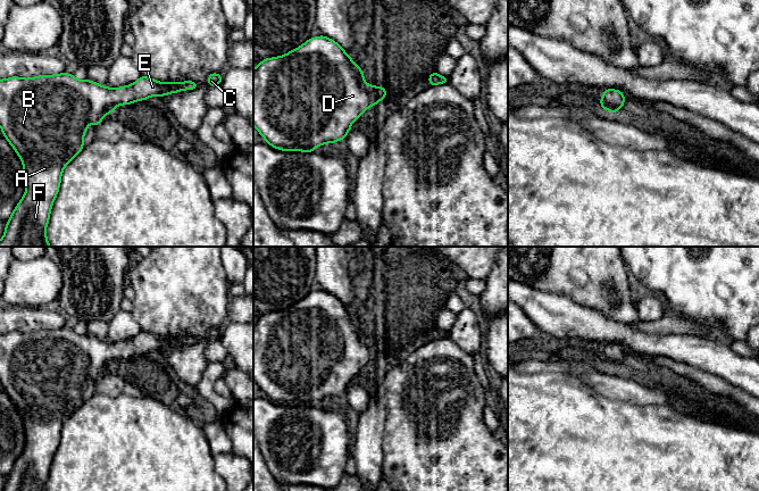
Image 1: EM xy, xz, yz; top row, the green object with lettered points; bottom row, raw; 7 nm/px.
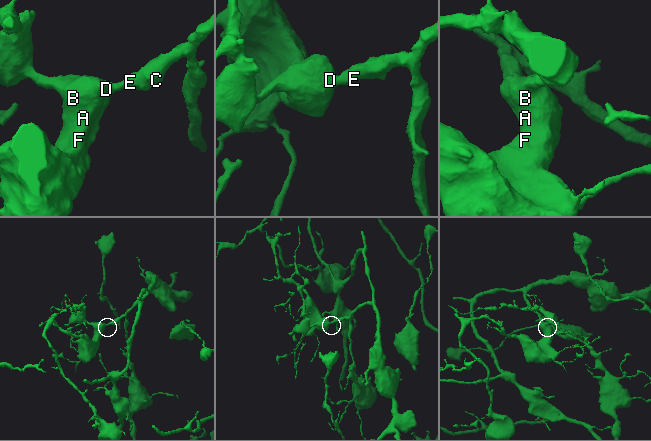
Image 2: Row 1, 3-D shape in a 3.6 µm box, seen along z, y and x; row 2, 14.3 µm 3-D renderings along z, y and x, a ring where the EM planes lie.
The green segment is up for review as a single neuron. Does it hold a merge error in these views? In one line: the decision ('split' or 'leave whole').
leave whole

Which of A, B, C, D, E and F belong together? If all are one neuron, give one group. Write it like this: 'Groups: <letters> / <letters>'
Groups: A B C D E F

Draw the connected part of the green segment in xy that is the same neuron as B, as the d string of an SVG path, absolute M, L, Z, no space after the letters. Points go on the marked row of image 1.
M68 73L0 80L0 127L22 160L26 182L24 197L6 224L0 247L51 247L45 230L61 174L67 164L83 150L83 138L89 124L98 126L105 116L120 105L197 88L198 83L192 81L162 83L141 76L130 85L110 89L90 80L80 81Z

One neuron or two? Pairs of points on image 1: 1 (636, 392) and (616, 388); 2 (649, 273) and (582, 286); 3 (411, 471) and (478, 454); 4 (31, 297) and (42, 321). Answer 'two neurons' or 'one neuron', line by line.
1: one neuron
2: two neurons
3: one neuron
4: two neurons

